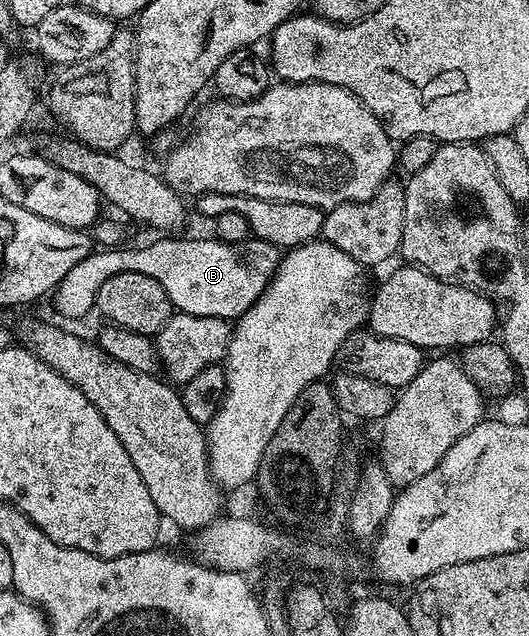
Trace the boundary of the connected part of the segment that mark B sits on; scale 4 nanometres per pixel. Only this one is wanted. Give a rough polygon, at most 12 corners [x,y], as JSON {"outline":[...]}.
{"outline":[[153,238],[90,251],[51,293],[94,311],[115,274],[155,278],[177,312],[233,322],[277,274],[282,249]]}

